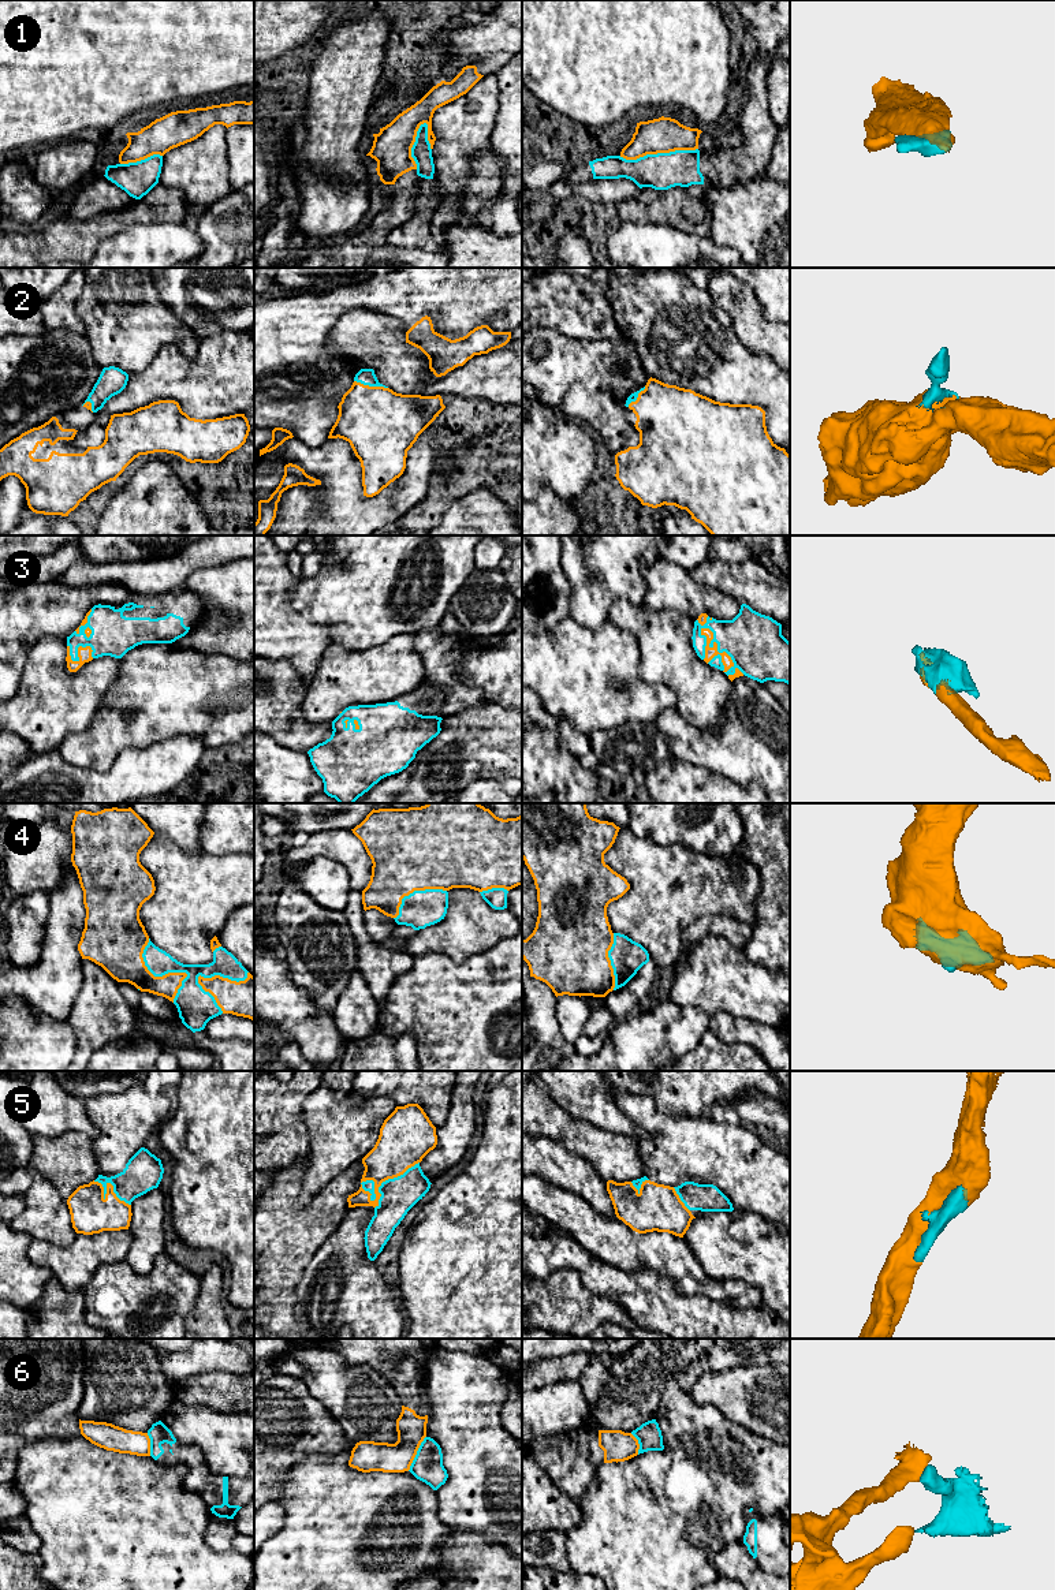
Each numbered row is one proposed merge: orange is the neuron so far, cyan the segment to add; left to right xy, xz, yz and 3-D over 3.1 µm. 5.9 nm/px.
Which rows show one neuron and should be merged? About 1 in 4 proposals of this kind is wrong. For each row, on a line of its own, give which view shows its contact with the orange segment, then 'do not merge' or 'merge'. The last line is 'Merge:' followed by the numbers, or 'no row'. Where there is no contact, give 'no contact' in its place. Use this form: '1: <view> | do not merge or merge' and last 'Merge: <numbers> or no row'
1: yz | do not merge
2: xz | merge
3: yz | merge
4: xy | merge
5: xz | merge
6: xz | do not merge
Merge: 2, 3, 4, 5

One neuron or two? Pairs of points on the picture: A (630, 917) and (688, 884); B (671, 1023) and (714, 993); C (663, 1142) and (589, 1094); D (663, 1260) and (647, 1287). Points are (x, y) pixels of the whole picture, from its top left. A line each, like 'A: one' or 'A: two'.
A: one
B: two
C: two
D: two

